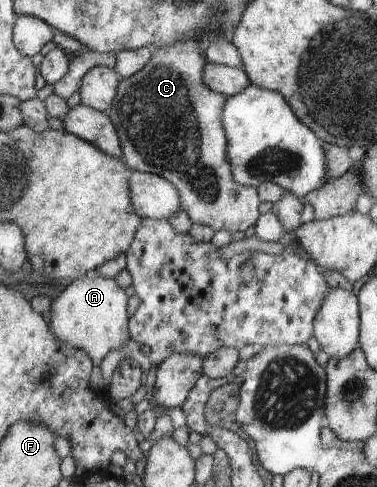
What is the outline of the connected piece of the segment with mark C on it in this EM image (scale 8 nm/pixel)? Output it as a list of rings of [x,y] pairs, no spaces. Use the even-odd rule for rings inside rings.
[[[178,41],[176,44],[173,44],[172,47],[160,48],[158,52],[152,55],[150,62],[148,62],[144,68],[141,68],[136,74],[120,82],[120,86],[117,88],[117,96],[113,100],[113,104],[107,113],[117,127],[117,132],[122,144],[122,160],[126,163],[126,166],[134,171],[161,176],[168,182],[171,182],[177,188],[181,198],[181,208],[188,214],[188,218],[191,220],[192,224],[210,226],[215,232],[218,232],[218,230],[228,230],[230,233],[238,231],[244,232],[247,228],[250,228],[250,226],[254,226],[258,217],[261,215],[258,209],[261,203],[260,194],[257,192],[256,188],[242,186],[233,179],[231,164],[226,153],[228,140],[225,135],[225,128],[221,123],[221,114],[222,111],[224,111],[225,102],[228,97],[220,93],[215,93],[203,83],[205,66],[208,62],[205,56],[202,56],[202,53],[196,41]]]

